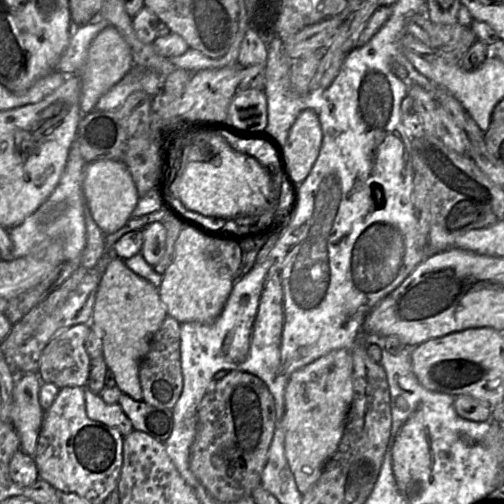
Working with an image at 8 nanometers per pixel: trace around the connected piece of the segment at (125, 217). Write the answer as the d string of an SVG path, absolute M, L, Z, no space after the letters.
M110 159L87 163L83 191L94 220L105 234L119 230L128 222L140 198L127 166L122 161Z

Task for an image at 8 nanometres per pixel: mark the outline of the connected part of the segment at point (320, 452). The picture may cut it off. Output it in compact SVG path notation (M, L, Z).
M352 348L331 351L291 375L285 390L285 456L302 495L318 481L325 463L336 452L344 433L352 399Z

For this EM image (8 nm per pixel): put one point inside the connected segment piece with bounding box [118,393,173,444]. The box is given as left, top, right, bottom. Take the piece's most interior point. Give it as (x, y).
(157, 422)

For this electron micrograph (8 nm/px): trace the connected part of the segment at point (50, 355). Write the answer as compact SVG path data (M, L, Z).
M77 324L59 331L46 345L39 361L42 382L64 387L86 388L90 357L86 350L89 324Z

